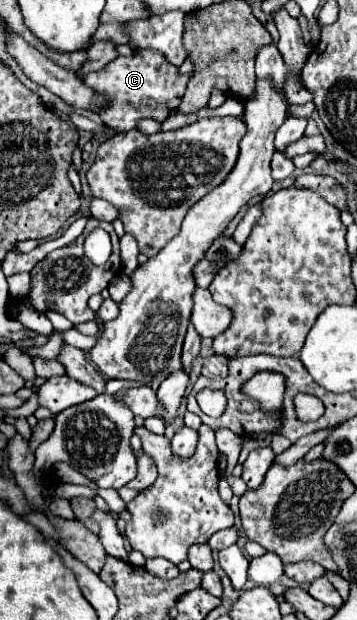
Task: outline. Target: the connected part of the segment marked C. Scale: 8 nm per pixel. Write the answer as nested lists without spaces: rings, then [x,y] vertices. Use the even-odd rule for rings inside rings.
[[[136,52],[132,56],[120,56],[106,68],[88,72],[82,78],[86,78],[86,84],[90,88],[108,94],[112,104],[108,106],[108,110],[100,112],[100,118],[108,128],[122,134],[134,128],[136,120],[151,118],[162,124],[170,116],[170,112],[178,110],[192,74],[180,74],[176,66],[168,64],[168,60],[160,56],[160,52]]]

